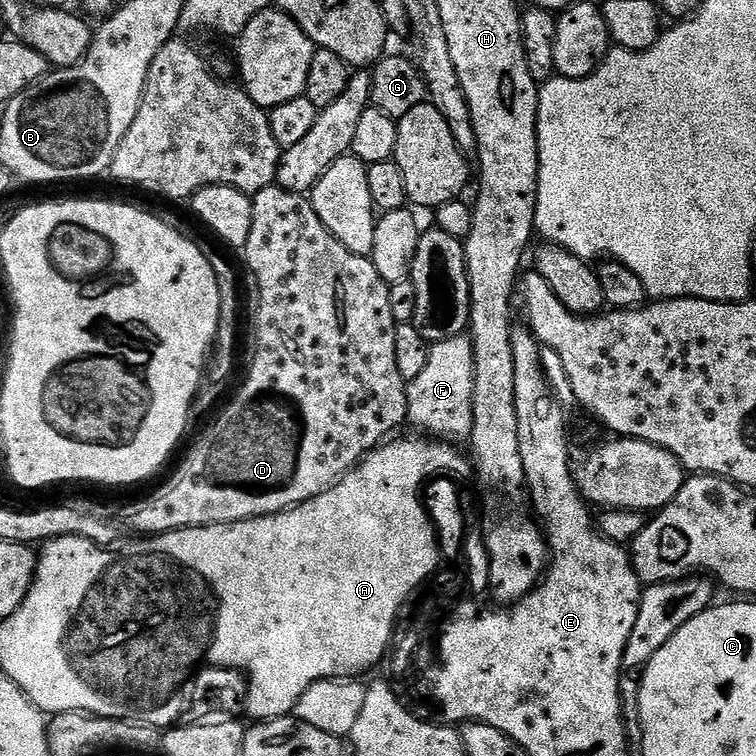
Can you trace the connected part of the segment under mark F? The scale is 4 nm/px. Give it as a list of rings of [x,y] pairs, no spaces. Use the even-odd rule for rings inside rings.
[[[467,335],[446,338],[431,345],[426,367],[418,378],[407,381],[408,420],[413,429],[423,430],[448,442],[467,441],[472,434],[474,398],[474,350]]]

